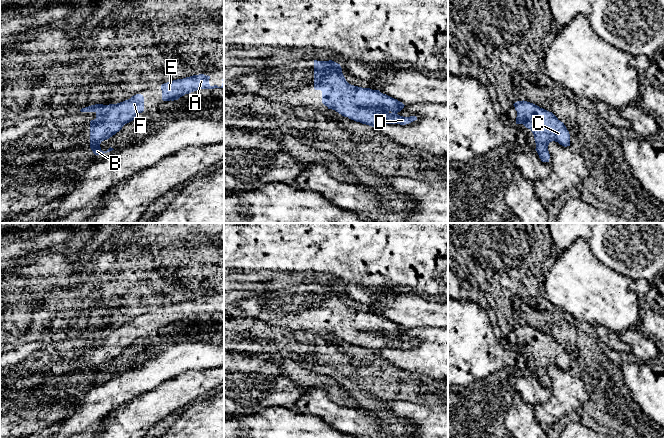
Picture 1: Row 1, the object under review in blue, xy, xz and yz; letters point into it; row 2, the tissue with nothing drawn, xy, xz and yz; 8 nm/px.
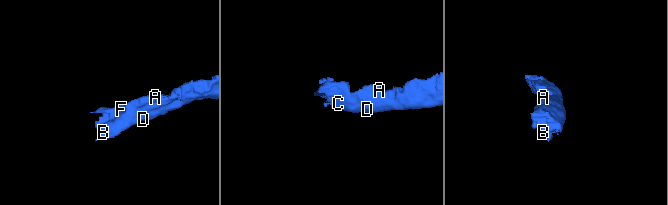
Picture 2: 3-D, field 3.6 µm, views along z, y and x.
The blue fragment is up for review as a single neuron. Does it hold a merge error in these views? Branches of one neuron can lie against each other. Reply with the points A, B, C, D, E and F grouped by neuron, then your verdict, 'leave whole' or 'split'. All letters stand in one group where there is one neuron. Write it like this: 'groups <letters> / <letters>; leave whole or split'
groups A B C D E F; leave whole

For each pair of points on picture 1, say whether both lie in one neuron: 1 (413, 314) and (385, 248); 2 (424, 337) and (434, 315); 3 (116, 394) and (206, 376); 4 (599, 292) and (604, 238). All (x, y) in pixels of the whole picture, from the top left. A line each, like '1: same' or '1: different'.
1: different
2: different
3: different
4: different

